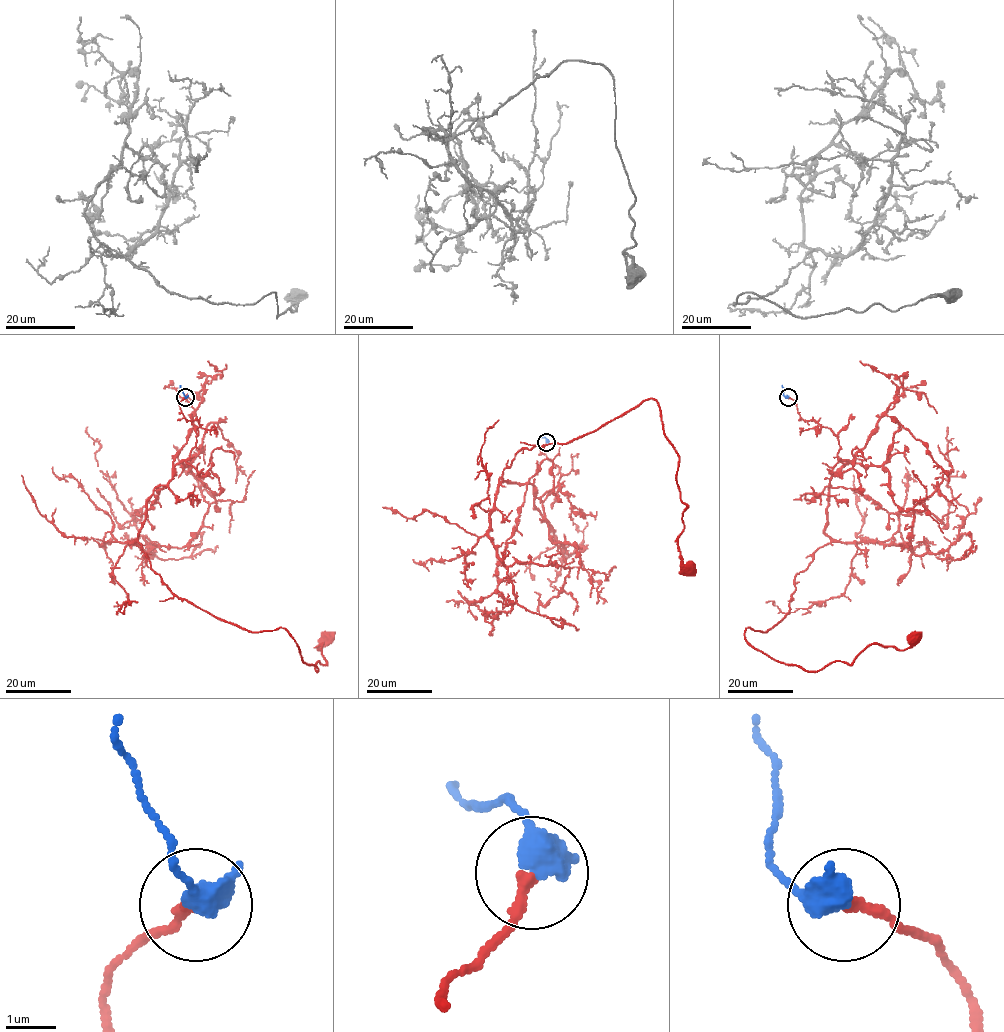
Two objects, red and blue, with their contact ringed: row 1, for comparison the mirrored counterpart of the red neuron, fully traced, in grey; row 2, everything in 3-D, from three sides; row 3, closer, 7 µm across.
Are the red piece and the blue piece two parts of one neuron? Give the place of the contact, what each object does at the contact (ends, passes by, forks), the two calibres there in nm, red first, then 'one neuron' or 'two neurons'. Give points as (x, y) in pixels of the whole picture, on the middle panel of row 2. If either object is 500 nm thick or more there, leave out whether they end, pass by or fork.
at (546, 442); 220 nm thick on the red side, 550 nm on the other; one neuron

